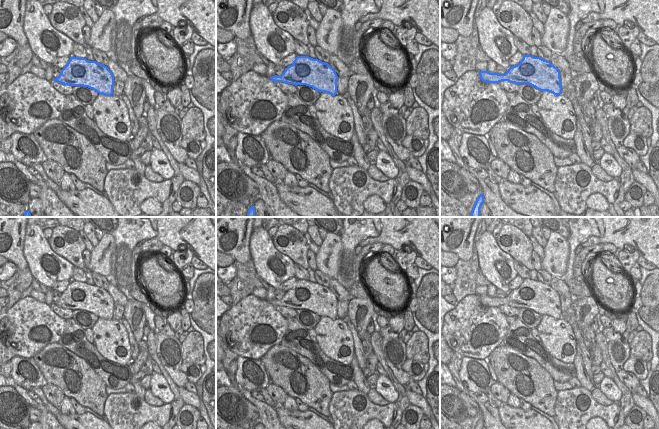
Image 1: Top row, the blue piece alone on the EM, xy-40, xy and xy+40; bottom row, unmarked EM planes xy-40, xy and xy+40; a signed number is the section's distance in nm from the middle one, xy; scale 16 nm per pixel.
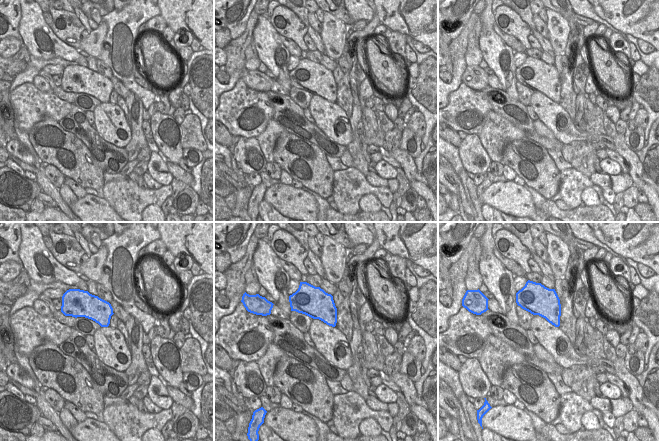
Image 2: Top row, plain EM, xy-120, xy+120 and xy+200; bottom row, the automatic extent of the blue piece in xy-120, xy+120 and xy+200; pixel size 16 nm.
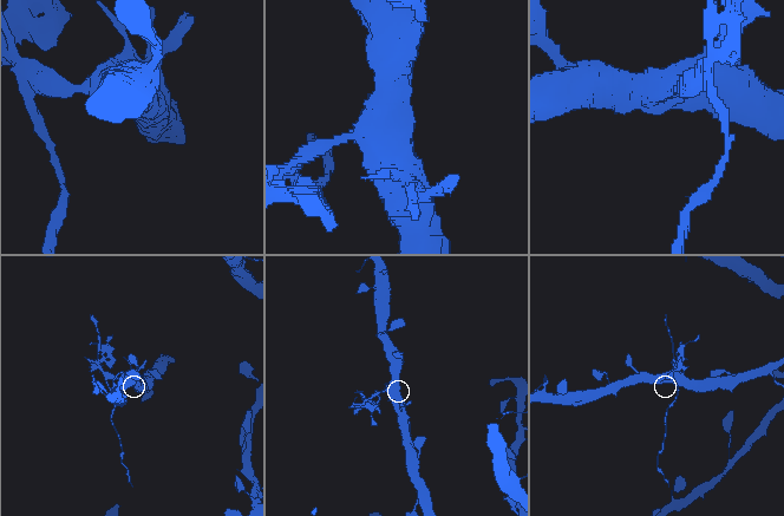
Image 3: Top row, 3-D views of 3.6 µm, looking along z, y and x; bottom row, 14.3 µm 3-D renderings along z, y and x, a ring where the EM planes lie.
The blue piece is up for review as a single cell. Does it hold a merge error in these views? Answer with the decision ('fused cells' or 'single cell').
fused cells

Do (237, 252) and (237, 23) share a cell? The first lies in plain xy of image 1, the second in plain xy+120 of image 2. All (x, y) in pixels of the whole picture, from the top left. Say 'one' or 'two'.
one

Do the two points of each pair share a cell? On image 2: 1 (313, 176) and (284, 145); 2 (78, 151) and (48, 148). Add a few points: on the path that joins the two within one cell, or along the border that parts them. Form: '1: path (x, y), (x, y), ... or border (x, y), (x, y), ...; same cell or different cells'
1: path (310, 167), (306, 162), (297, 160), (291, 154); same cell
2: path (77, 162), (73, 169), (67, 169), (57, 159); same cell

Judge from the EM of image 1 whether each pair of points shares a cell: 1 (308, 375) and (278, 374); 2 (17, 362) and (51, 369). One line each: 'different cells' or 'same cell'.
1: same cell
2: different cells

